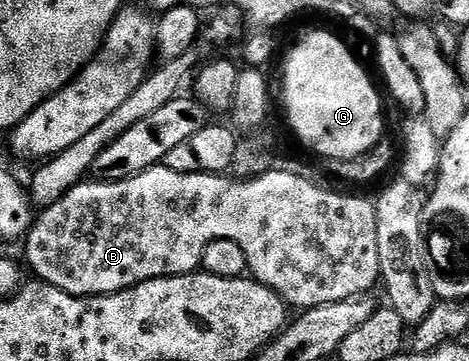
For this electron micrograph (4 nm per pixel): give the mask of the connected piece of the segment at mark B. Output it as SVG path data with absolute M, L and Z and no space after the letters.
M164 164L160 166L152 166L147 172L139 172L139 176L131 176L131 180L119 180L118 182L99 182L96 180L82 180L75 188L71 188L65 193L61 199L55 204L44 207L34 217L33 224L29 228L28 234L25 235L23 239L23 245L25 245L25 258L24 261L27 263L29 261L28 269L34 270L36 277L40 281L51 284L55 288L59 288L63 292L68 294L74 294L75 296L95 296L96 294L114 294L120 290L126 290L131 288L135 284L143 284L147 280L155 280L156 278L174 278L180 274L192 274L194 271L200 267L201 261L203 260L203 252L207 248L207 244L211 244L216 238L219 240L235 240L235 244L239 244L239 248L243 248L243 256L247 256L247 264L249 265L248 273L252 277L256 278L257 281L263 283L267 288L271 288L275 293L277 293L280 298L283 299L290 307L296 308L298 311L304 312L315 308L319 304L335 304L339 300L347 300L351 296L359 296L360 294L368 294L374 288L373 285L378 285L379 279L381 277L381 269L379 268L379 231L376 228L377 224L377 208L372 201L369 202L365 198L356 198L353 194L336 194L333 190L324 190L321 186L316 186L309 178L304 178L301 174L292 174L289 170L281 170L282 168L274 168L268 170L266 174L258 174L256 178L250 178L248 180L242 180L232 176L226 176L225 174L184 174L183 172L175 172L171 168L167 168Z

